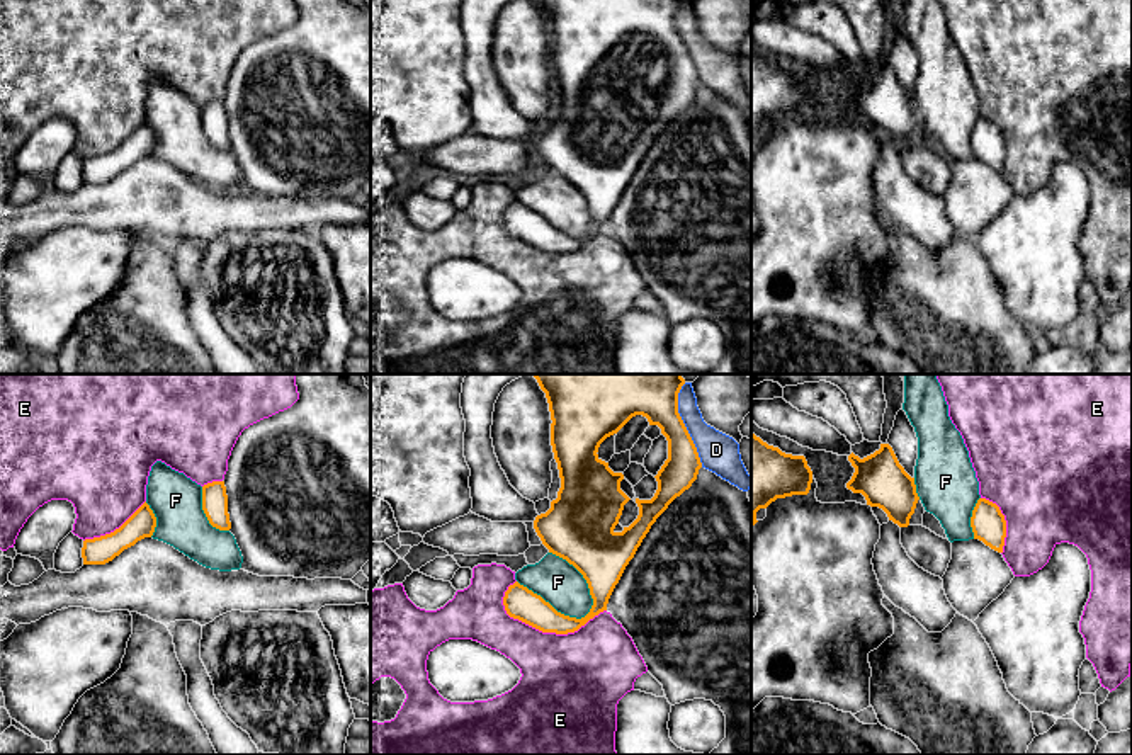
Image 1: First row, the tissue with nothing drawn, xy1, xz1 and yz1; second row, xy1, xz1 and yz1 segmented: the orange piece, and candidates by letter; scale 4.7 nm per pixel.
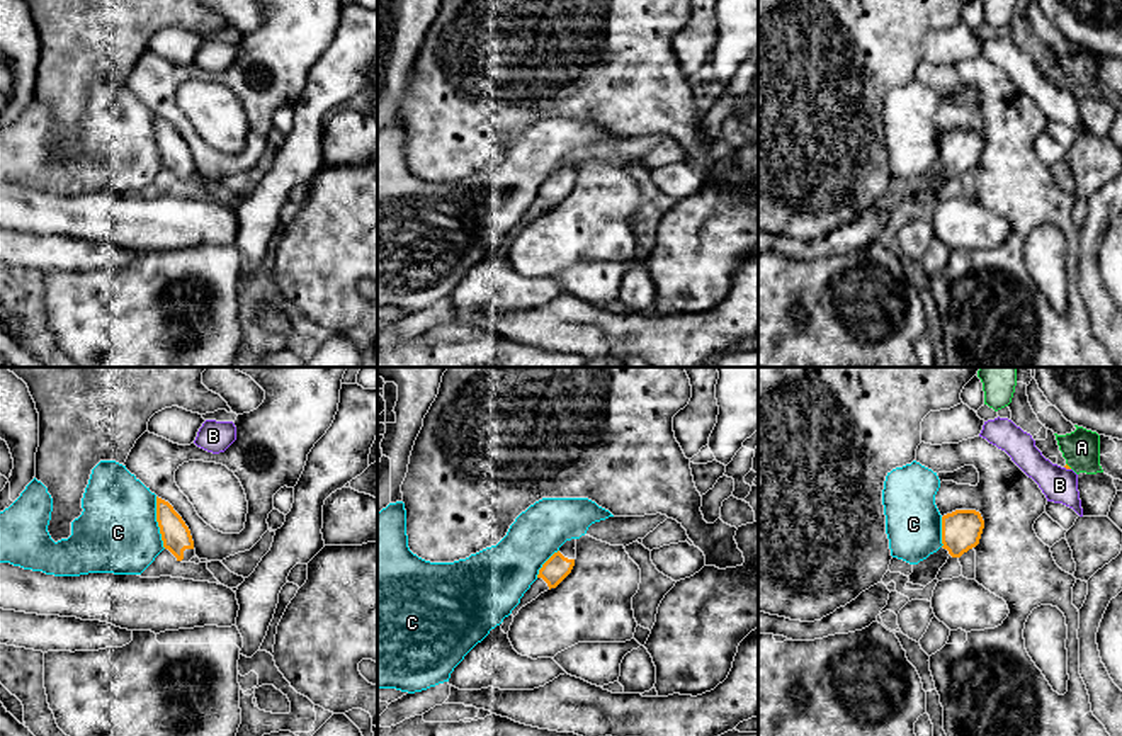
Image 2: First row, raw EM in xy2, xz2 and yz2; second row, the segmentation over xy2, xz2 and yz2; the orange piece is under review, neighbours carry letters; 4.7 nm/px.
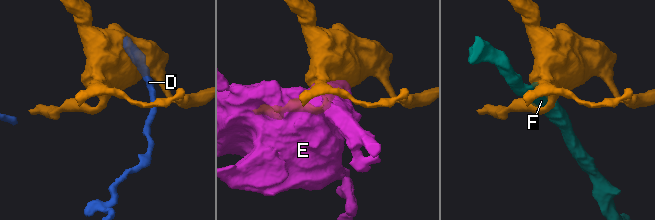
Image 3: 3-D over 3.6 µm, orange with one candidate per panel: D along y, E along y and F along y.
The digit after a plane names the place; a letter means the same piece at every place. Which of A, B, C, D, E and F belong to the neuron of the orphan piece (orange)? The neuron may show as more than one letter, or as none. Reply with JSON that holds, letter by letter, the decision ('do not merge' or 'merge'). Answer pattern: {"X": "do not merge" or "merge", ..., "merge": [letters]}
{"A": "do not merge", "B": "do not merge", "C": "do not merge", "D": "do not merge", "E": "do not merge", "F": "do not merge", "merge": []}

